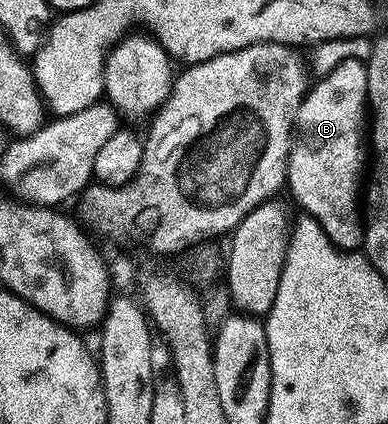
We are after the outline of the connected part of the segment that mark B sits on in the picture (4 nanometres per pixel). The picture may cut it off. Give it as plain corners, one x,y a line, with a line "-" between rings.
363,60
341,63
340,66
334,67
332,73
319,78
304,94
304,101
296,112
292,150
288,153
287,192
292,192
293,199
304,208
301,210
320,224
328,240
337,249
345,251
359,250
364,239
360,172
363,169
365,172
366,169
366,110
368,108
367,64

